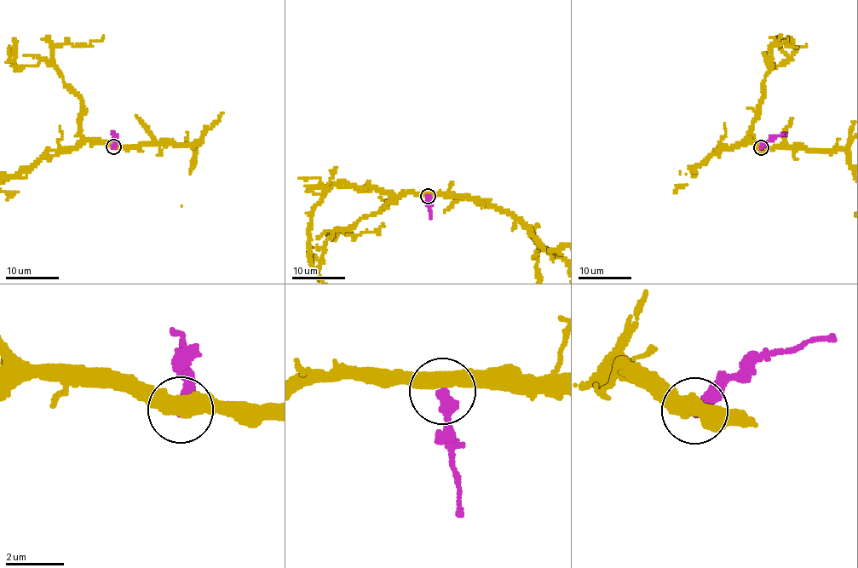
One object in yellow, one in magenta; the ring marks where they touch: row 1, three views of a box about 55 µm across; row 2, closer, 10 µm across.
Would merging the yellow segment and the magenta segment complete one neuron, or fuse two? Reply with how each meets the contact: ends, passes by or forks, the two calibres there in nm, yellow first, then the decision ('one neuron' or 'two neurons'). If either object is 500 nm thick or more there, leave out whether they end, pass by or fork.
yellow passes by; magenta ends there; 480 nm thick on the yellow side, 400 nm on the other; two neurons

